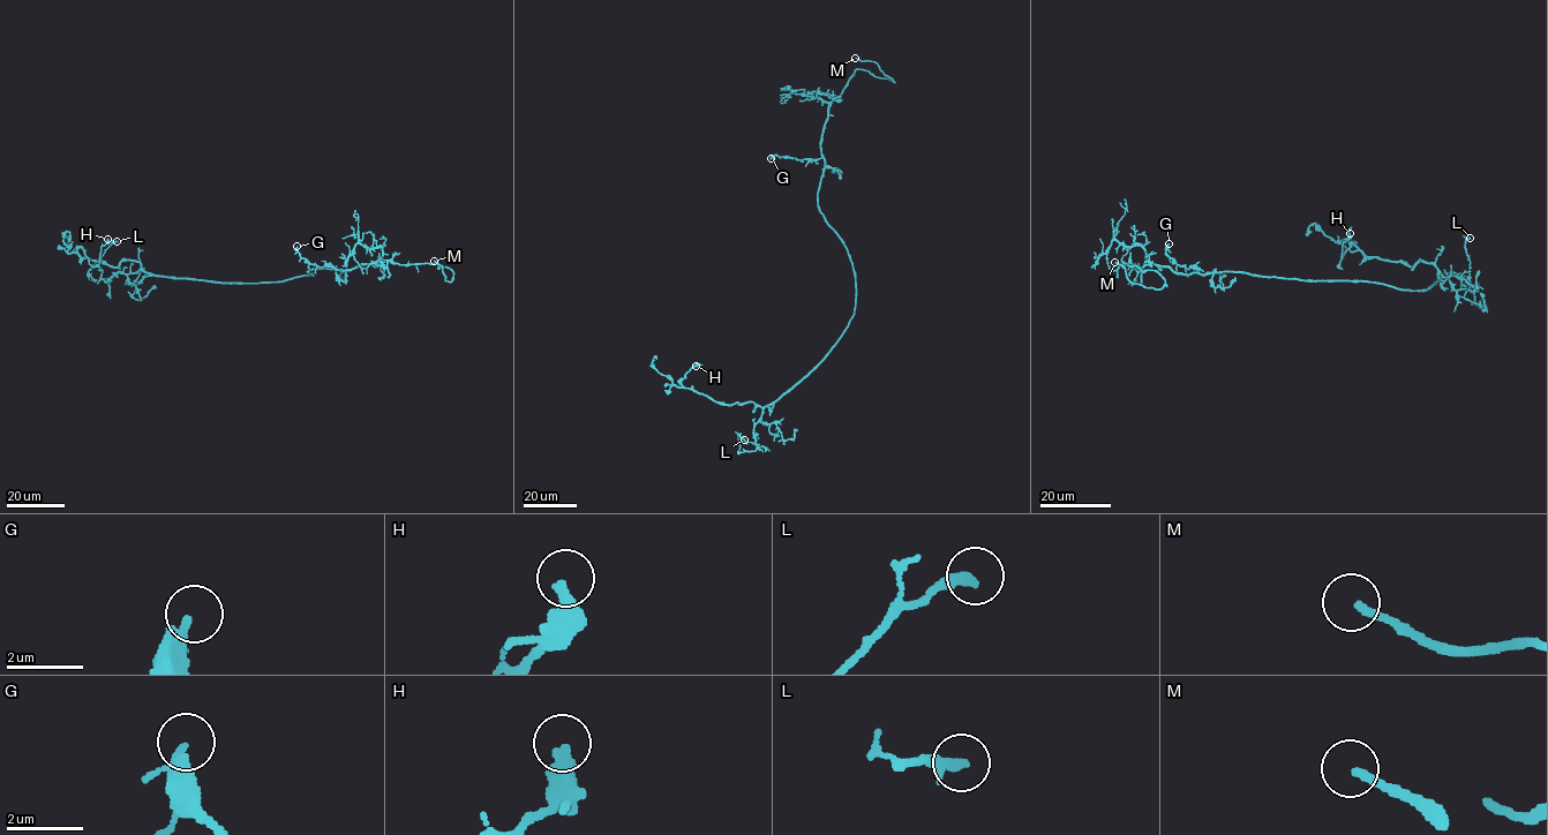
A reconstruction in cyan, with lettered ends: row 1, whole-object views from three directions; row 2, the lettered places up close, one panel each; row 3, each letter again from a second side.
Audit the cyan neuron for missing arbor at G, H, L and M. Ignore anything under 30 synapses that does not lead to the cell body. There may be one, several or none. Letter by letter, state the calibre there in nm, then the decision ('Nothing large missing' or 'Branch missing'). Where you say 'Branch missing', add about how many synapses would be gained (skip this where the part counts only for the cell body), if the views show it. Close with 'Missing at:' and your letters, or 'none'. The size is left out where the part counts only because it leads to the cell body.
G: Thickness 200 nm. Nothing large missing
H: Thickness 360 nm. Nothing large missing
L: Thickness 340 nm. Nothing large missing
M: Thickness 190 nm. Branch missing
Missing at: M

